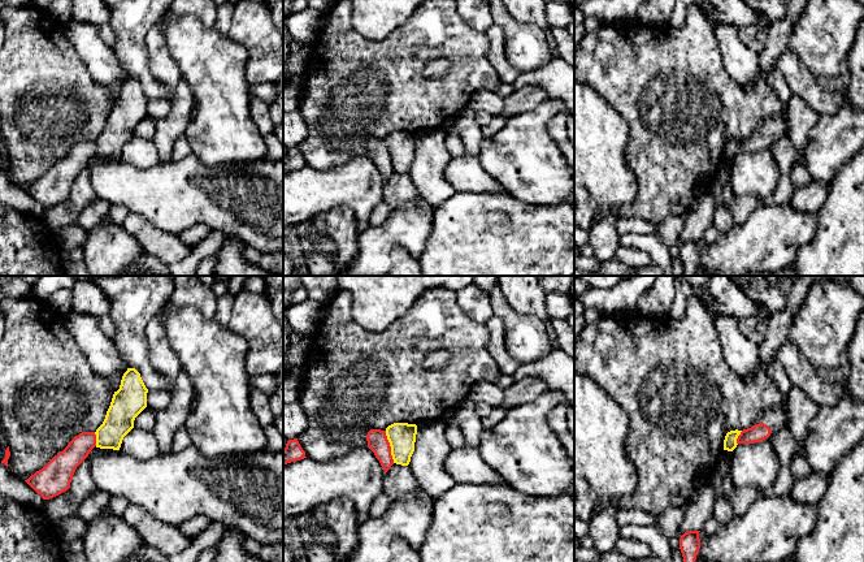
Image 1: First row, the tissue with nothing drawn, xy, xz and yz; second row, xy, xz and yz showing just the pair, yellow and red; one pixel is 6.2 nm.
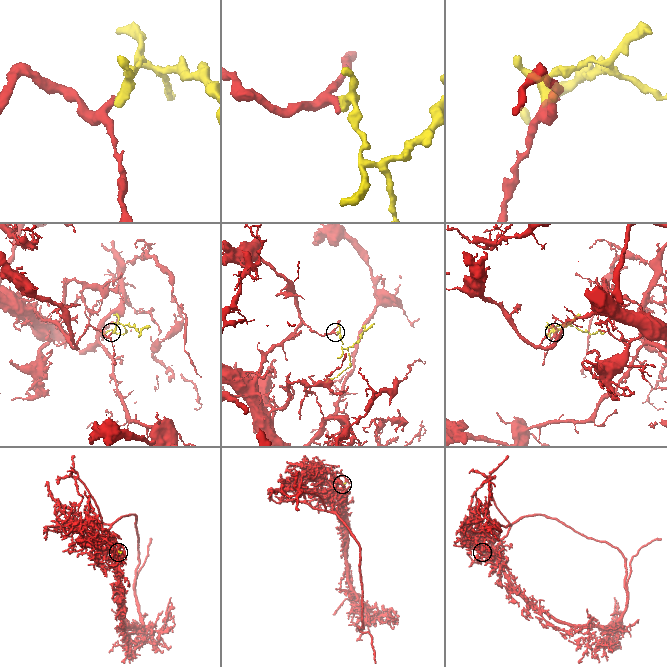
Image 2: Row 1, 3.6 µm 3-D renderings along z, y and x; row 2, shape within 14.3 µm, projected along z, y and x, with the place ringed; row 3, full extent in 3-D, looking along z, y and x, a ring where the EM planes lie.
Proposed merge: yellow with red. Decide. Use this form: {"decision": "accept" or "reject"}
{"decision": "reject"}

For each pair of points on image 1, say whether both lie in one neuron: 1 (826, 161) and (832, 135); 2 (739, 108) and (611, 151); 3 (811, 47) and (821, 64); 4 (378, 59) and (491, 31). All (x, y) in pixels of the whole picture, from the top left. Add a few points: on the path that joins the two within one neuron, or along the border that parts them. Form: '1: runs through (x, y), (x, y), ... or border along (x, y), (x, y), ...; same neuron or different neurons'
1: runs through (826, 155), (830, 142); same neuron
2: border along (621, 117), (628, 128), (625, 160), (635, 176); different neurons
3: runs through (815, 51), (821, 60); same neuron
4: border along (483, 33), (489, 40), (487, 59), (491, 63); different neurons

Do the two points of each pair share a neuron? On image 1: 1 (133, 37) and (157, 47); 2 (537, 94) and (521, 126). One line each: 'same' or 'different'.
1: different
2: different

